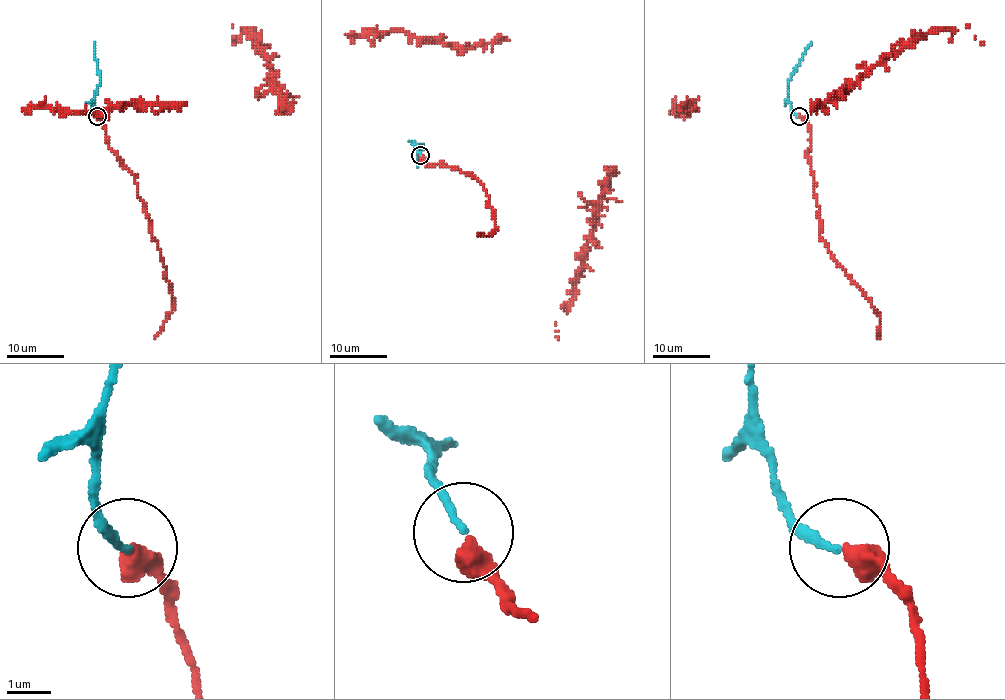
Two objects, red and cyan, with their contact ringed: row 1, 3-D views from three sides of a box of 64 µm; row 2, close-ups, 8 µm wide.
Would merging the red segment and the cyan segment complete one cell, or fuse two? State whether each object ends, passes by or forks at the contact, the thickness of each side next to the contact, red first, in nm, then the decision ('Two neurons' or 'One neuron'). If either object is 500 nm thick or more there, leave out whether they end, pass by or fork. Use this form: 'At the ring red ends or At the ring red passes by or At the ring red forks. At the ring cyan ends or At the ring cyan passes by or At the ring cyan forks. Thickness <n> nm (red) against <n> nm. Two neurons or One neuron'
Thickness 500 nm (red) against 160 nm. One neuron

